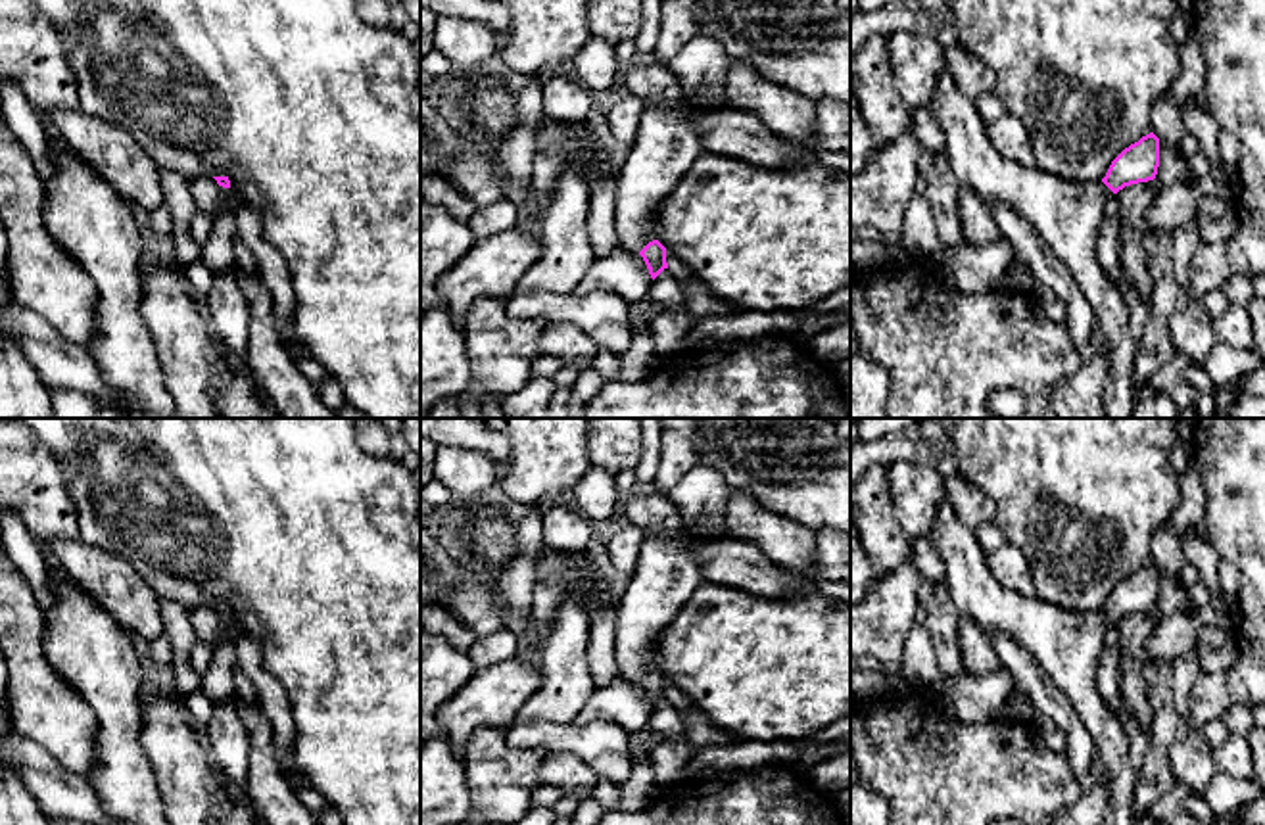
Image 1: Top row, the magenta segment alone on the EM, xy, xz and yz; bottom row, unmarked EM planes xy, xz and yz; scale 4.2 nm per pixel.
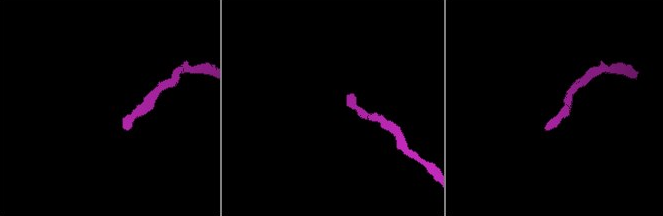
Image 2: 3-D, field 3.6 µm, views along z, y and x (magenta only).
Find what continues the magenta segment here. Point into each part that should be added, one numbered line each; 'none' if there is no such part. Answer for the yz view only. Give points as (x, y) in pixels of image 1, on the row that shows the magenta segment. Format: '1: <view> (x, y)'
1: yz (1068, 215)

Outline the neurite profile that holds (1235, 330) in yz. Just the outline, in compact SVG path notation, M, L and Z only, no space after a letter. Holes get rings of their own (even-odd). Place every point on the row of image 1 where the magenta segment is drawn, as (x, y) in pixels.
M1230 305L1223 317L1225 320L1215 328L1217 340L1234 349L1252 349L1253 330L1248 309Z

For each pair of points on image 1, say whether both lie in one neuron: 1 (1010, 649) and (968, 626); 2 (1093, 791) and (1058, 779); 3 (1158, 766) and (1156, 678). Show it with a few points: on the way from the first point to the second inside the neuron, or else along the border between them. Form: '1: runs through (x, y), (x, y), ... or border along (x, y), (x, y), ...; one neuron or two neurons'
1: border along (983, 630), (1002, 666); two neurons
2: border along (1085, 785), (1072, 804); two neurons
3: runs through (1158, 745), (1160, 699); one neuron

